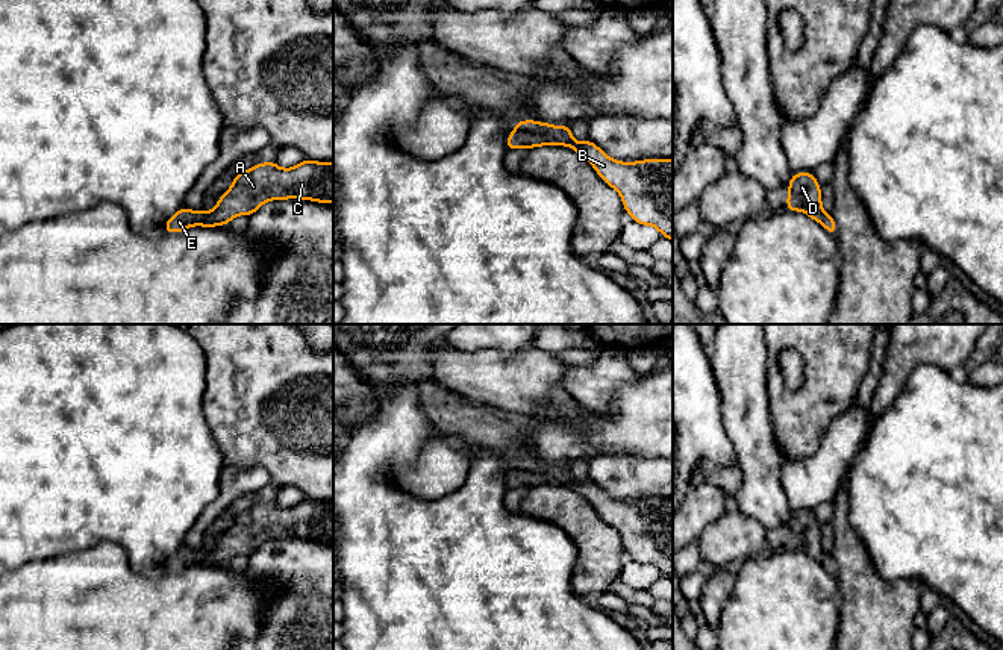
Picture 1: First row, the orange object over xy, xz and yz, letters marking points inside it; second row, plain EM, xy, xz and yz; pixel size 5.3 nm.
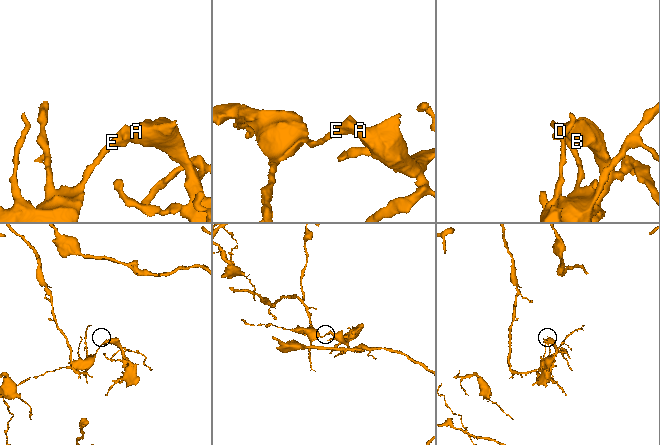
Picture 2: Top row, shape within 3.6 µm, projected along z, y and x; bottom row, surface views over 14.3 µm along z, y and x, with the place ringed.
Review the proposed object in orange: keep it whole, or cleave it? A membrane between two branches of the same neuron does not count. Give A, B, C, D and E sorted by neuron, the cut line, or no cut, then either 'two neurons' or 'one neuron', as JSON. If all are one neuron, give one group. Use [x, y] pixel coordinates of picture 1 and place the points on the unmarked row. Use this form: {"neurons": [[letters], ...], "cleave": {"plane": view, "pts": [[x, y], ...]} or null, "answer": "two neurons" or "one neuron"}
{"neurons": [["A", "B", "C", "D"], ["E"]], "cleave": {"plane": "xz", "pts": [[515, 467], [549, 473], [559, 484]]}, "answer": "two neurons"}

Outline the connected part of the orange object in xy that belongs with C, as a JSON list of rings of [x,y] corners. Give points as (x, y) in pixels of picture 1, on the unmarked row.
[[[303,498],[292,508],[279,508],[276,500],[256,503],[235,514],[232,526],[218,538],[211,552],[205,552],[217,565],[227,565],[236,555],[250,556],[270,539],[302,538],[317,542],[333,542],[333,502]]]

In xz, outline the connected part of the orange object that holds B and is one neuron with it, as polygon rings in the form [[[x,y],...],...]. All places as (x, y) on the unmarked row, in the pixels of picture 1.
[[[517,459],[515,468],[550,474],[559,485],[573,488],[621,535],[632,561],[655,565],[662,577],[673,580],[673,498],[621,502],[609,497],[591,479],[574,480],[571,465]]]

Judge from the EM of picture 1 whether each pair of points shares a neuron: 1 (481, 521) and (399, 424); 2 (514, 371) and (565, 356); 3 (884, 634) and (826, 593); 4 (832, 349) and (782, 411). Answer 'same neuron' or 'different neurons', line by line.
1: same neuron
2: different neurons
3: different neurons
4: same neuron

